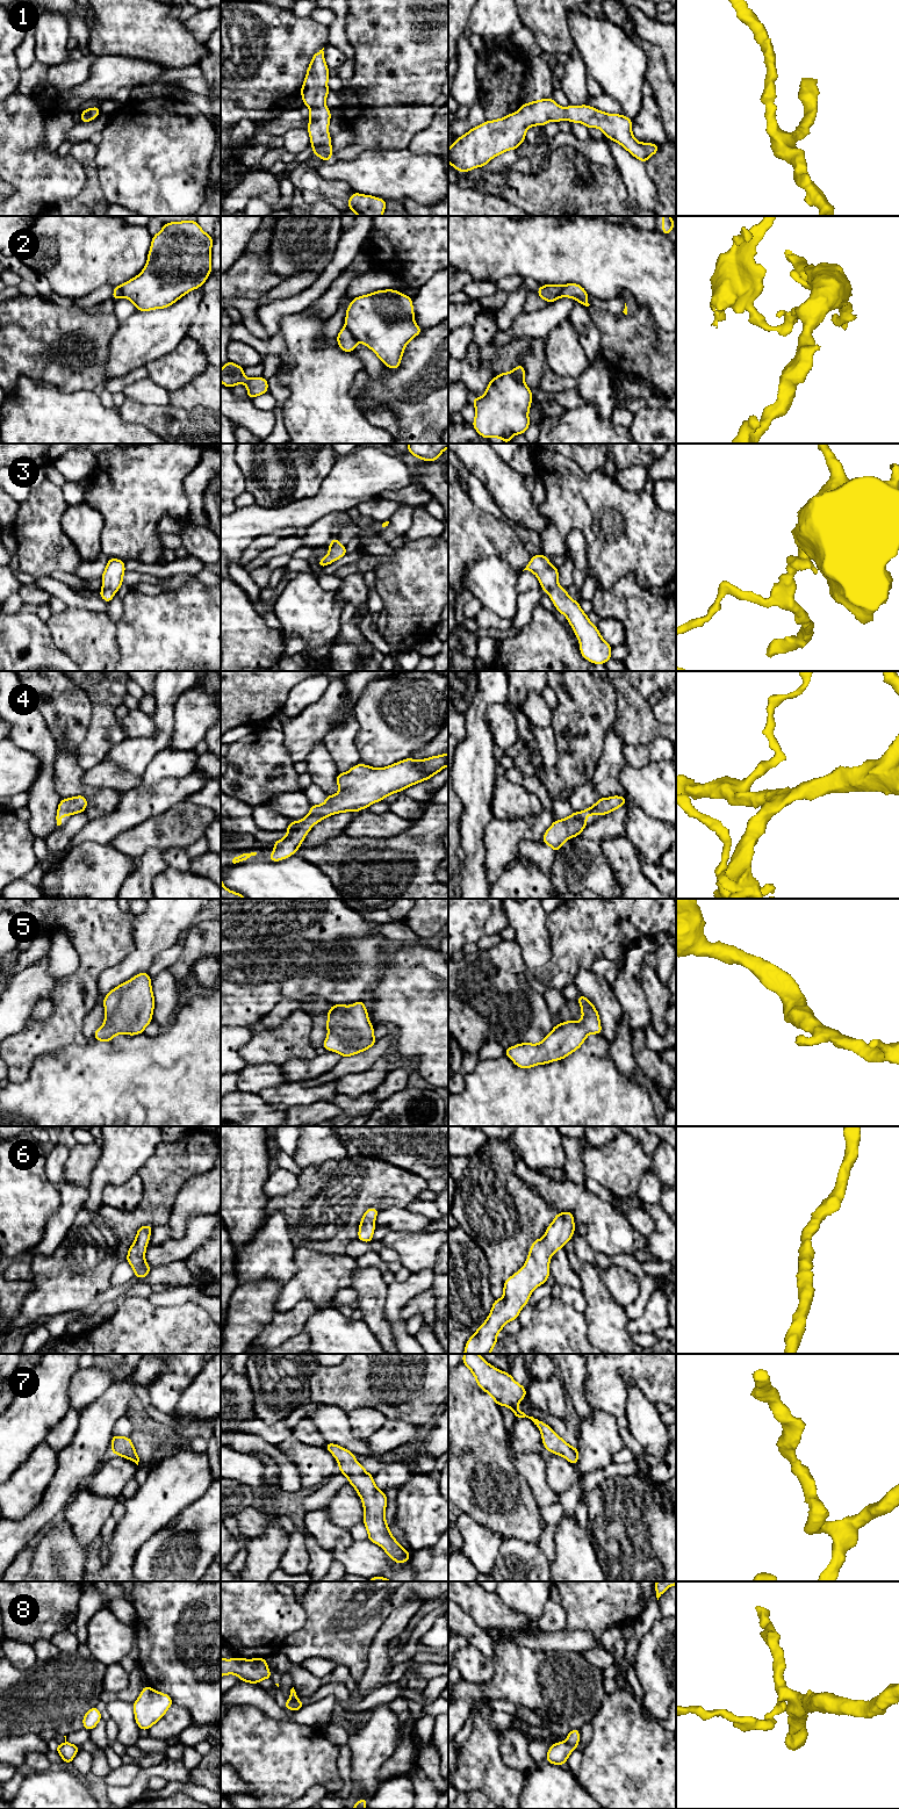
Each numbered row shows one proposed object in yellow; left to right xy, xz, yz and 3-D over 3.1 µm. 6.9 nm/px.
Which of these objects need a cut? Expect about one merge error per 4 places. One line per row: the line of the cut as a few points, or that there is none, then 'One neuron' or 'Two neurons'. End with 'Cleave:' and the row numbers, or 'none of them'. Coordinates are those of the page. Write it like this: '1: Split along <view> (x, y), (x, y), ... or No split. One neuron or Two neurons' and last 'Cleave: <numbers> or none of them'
1: No split. One neuron
2: Split along xz (345, 325), (357, 341). Two neurons
3: No split. One neuron
4: No split. One neuron
5: No split. One neuron
6: No split. One neuron
7: No split. One neuron
8: Split along yz (566, 1742), (576, 1745). Two neurons
Cleave: 2, 8

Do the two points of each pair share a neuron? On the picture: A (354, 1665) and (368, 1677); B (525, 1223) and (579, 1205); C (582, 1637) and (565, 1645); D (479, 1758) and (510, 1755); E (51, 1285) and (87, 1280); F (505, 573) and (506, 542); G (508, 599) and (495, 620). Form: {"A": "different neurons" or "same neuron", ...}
{"A": "different neurons", "B": "different neurons", "C": "same neuron", "D": "different neurons", "E": "same neuron", "F": "different neurons", "G": "different neurons"}

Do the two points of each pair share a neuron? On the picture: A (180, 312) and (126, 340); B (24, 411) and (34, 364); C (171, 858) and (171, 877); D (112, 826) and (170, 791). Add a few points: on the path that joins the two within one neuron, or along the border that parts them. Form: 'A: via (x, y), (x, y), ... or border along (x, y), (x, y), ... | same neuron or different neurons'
A: via (166, 326), (139, 339) | same neuron
B: border along (57, 386), (20, 376), (12, 391) | different neurons
C: border along (167, 865), (174, 869), (188, 870) | different neurons
D: via (126, 815), (135, 806), (156, 800) | same neuron

